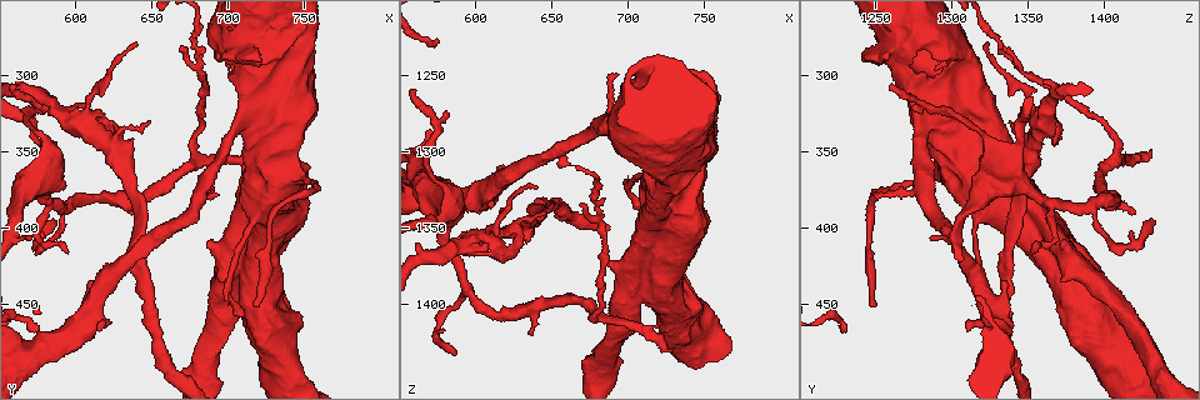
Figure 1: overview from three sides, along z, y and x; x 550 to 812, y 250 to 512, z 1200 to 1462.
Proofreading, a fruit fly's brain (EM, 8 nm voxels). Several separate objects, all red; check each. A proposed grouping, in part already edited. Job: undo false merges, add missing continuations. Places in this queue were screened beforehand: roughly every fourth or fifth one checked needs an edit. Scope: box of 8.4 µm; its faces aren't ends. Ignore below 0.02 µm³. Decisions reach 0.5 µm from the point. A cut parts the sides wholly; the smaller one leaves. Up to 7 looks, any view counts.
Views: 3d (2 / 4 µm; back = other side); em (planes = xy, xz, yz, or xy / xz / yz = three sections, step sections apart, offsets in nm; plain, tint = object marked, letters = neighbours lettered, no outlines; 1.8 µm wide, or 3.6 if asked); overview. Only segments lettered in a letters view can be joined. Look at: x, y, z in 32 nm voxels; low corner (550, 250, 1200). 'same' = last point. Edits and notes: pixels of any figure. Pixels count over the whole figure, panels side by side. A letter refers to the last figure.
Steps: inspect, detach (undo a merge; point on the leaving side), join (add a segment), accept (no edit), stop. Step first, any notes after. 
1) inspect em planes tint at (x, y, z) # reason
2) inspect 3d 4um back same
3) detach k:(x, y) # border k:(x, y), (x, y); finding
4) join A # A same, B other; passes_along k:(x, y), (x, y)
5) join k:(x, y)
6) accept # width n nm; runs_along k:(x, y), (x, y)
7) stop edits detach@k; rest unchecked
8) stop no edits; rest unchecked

inspect 3d 2um at (612, 338, 1354) # calibre changes

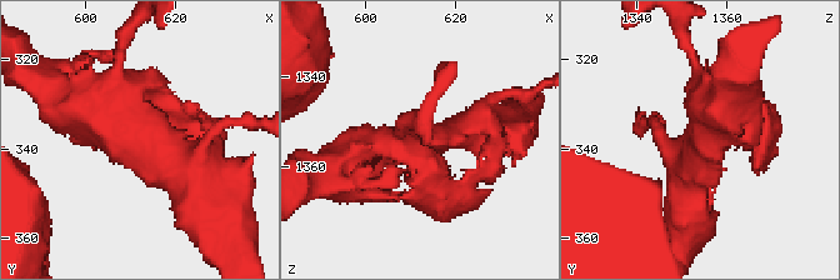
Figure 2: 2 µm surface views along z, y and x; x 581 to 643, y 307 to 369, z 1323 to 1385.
inspect em planes plain at (611, 338, 1354) # shape alone is not enough

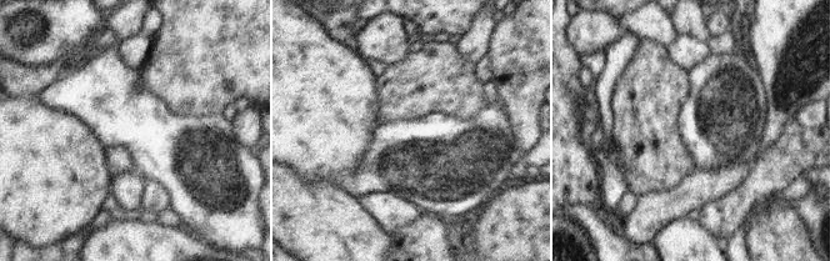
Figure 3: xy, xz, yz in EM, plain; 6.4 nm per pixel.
inspect em planes letters same

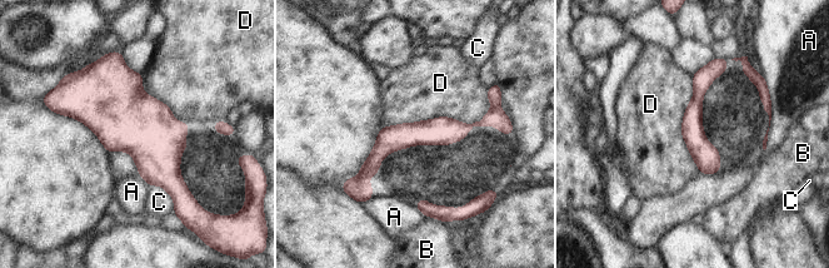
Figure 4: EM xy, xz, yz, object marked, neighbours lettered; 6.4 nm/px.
accept # width 160 nm; longest_contact D 750 nm; A other, B other, C other, D other; continuous, no second neuron

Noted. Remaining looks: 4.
inspect 3d 4um at (584, 408, 1402) # thin neck

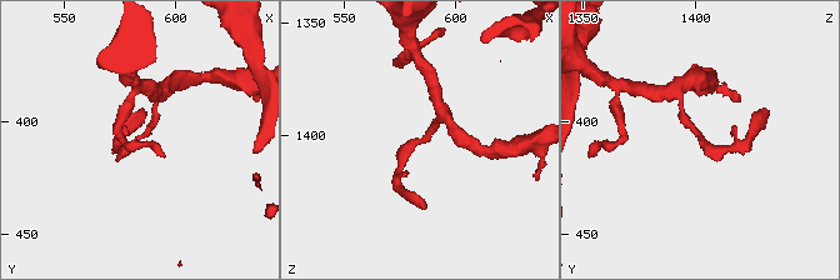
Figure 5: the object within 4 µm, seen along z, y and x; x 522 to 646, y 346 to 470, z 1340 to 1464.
inspect em xz step 4 tint at (583, 407, 1402) # now the EM

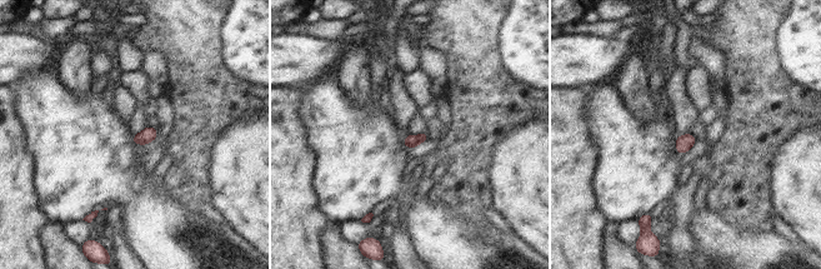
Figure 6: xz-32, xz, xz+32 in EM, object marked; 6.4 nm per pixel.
inspect em planes letters same

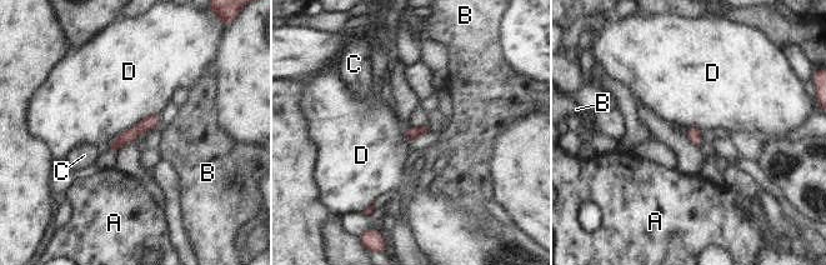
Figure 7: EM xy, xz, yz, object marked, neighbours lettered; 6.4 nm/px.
accept # A other, B other, C other, D other; runs_along 7:(158, 118), (136, 128), (115, 144); continuous, no second neuron

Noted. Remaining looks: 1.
inspect em 3.6um planes letters at (614, 464, 1308) # stops while still wide

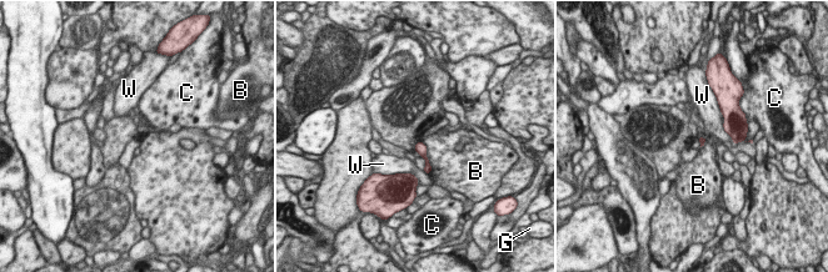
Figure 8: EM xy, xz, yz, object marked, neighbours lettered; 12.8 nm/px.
accept # longest_contact B 440 nm; B other, C other, G other, W other; no lettered segment goes on from it

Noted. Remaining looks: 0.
stop no edits; rest unchecked

